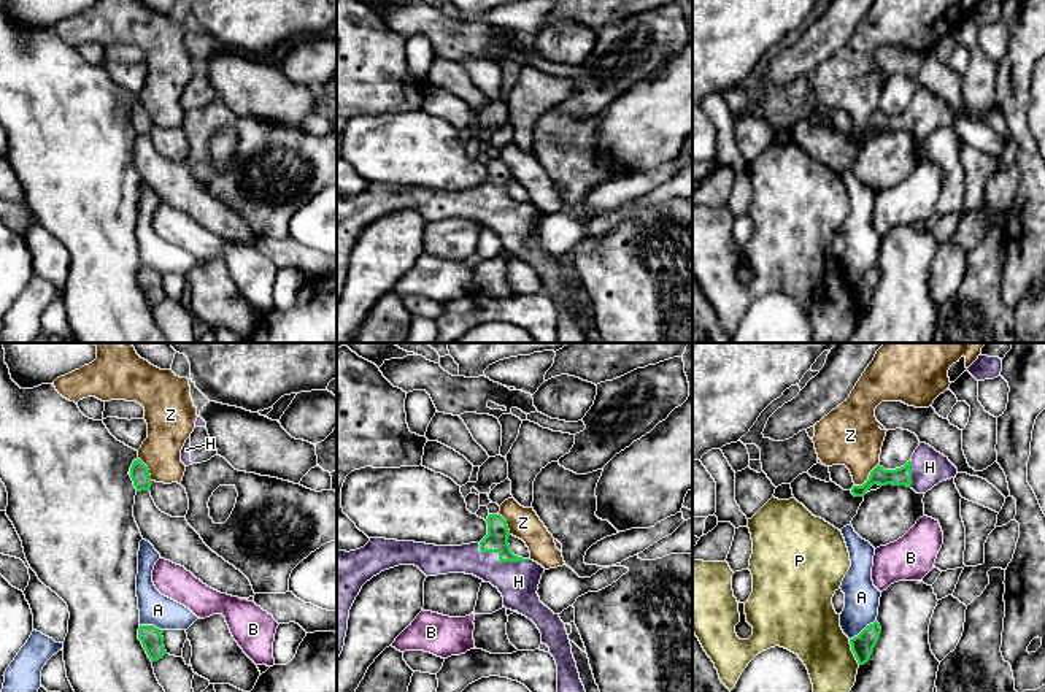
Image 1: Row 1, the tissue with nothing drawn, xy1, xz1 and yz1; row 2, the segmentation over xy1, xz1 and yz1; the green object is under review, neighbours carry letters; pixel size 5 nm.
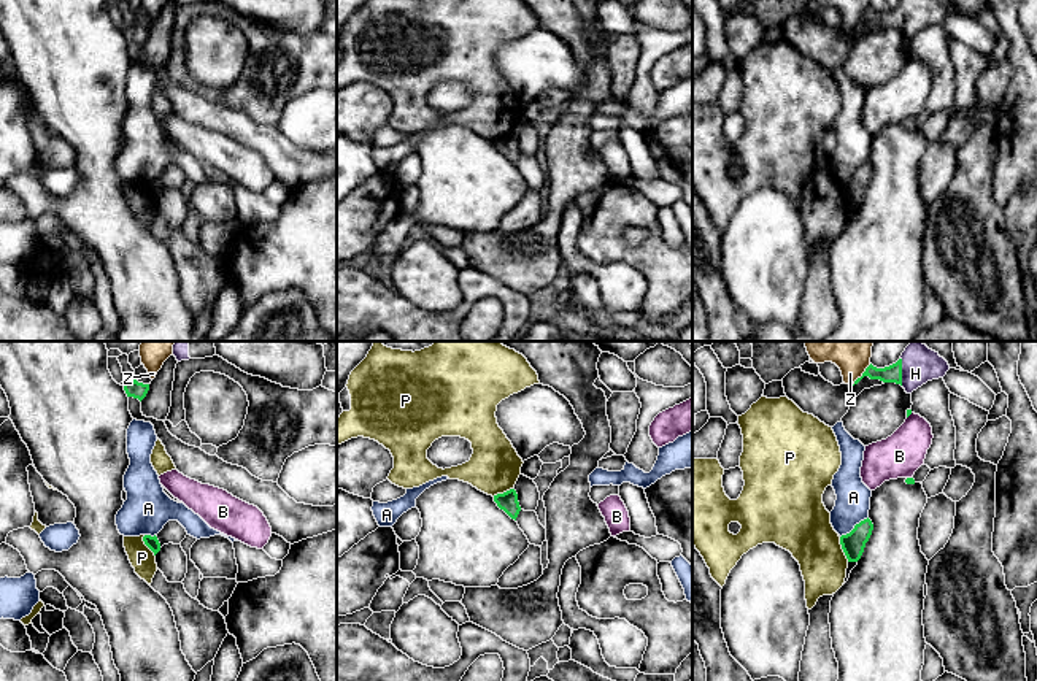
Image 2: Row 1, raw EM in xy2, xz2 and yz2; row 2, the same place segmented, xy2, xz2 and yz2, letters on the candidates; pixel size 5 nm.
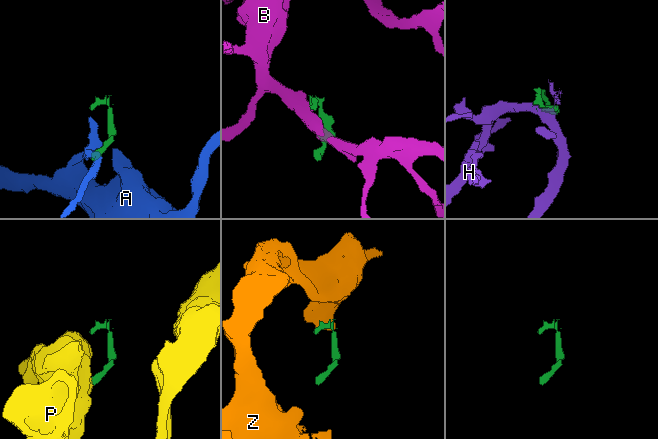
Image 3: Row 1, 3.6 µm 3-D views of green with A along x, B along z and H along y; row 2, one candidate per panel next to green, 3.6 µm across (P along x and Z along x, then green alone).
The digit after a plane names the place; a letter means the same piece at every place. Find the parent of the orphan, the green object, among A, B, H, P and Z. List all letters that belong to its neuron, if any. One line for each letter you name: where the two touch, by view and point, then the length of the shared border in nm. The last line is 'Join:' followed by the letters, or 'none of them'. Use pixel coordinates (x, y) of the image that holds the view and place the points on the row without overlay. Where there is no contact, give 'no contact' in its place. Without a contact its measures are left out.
H: xz1 (501, 205) | 280 nm
Join: H

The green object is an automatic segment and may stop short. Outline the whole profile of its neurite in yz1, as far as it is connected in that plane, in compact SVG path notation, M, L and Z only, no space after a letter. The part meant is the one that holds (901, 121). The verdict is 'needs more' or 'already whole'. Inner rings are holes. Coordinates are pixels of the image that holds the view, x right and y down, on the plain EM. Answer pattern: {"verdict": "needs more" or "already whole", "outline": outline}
{"verdict": "needs more", "outline": "M920 87L912 103L900 113L885 114L877 110L869 124L862 130L853 130L851 138L854 141L864 141L873 130L907 130L916 138L926 138L942 125L951 124L958 119L958 113L945 102L926 87Z"}

